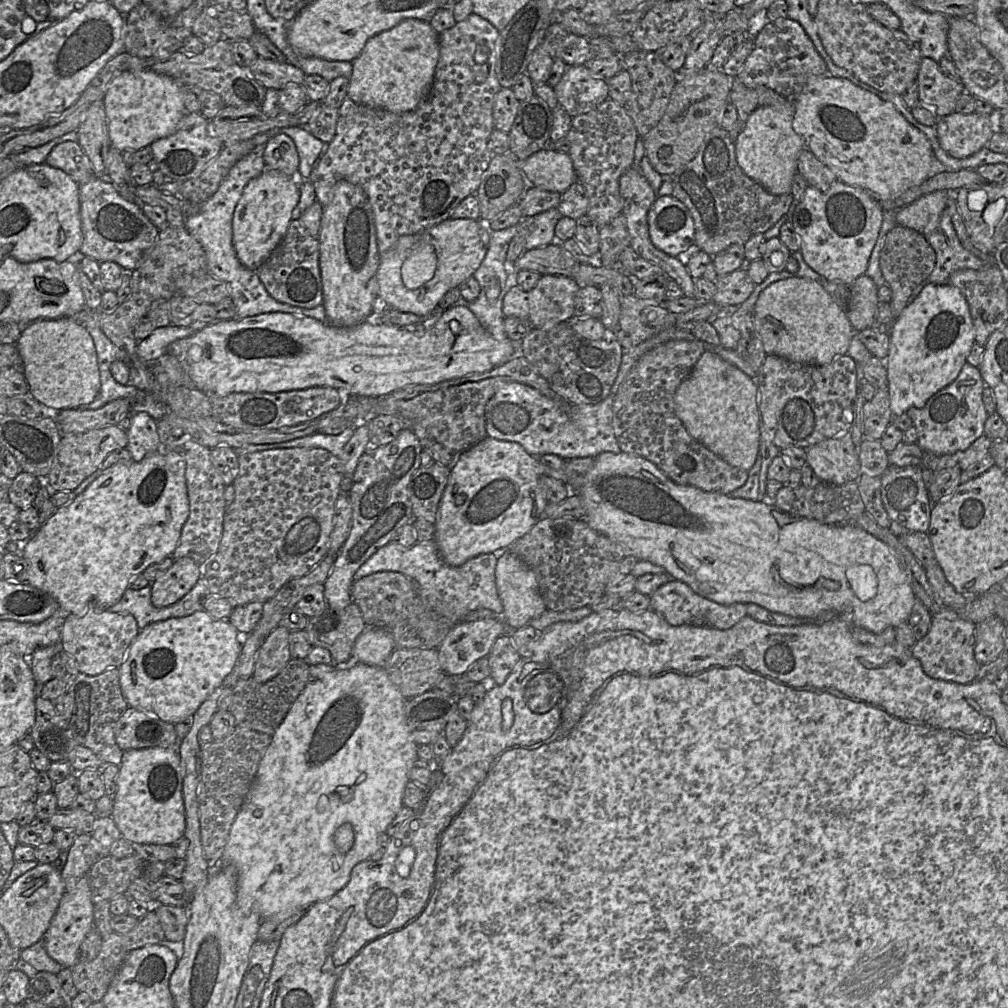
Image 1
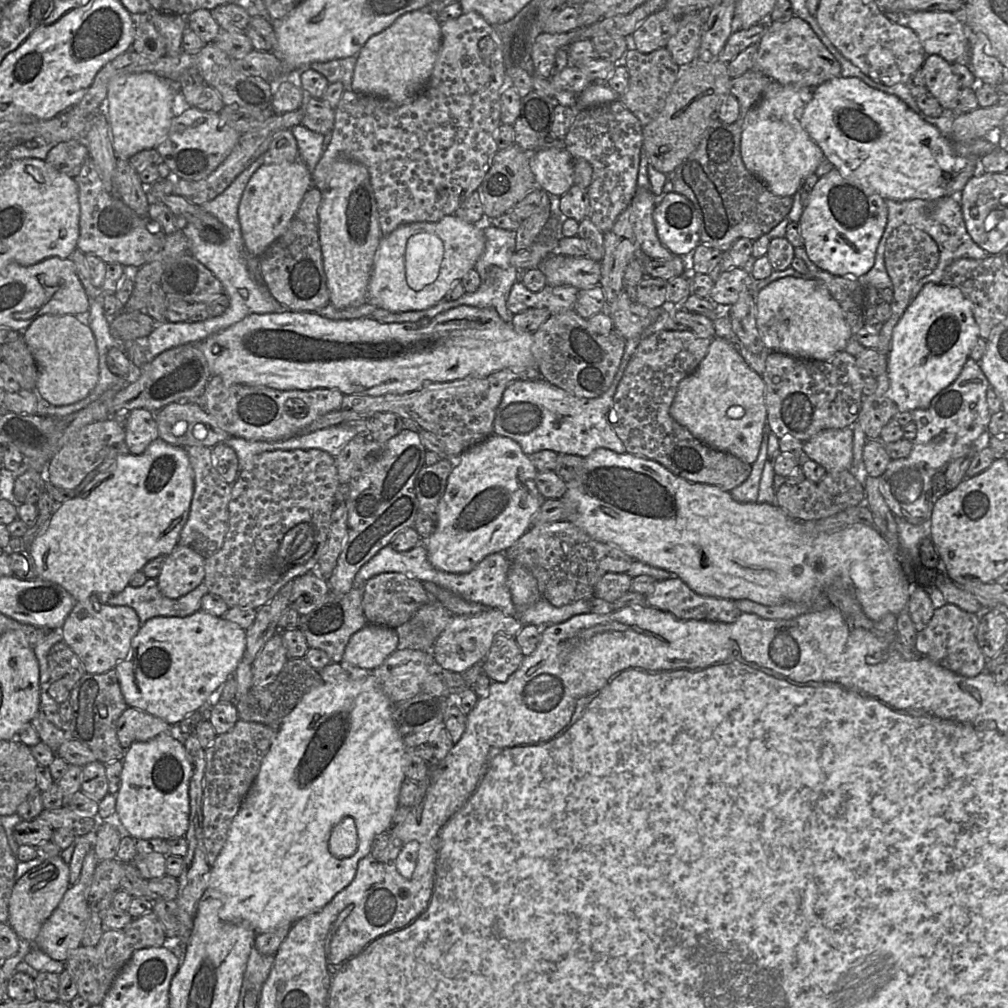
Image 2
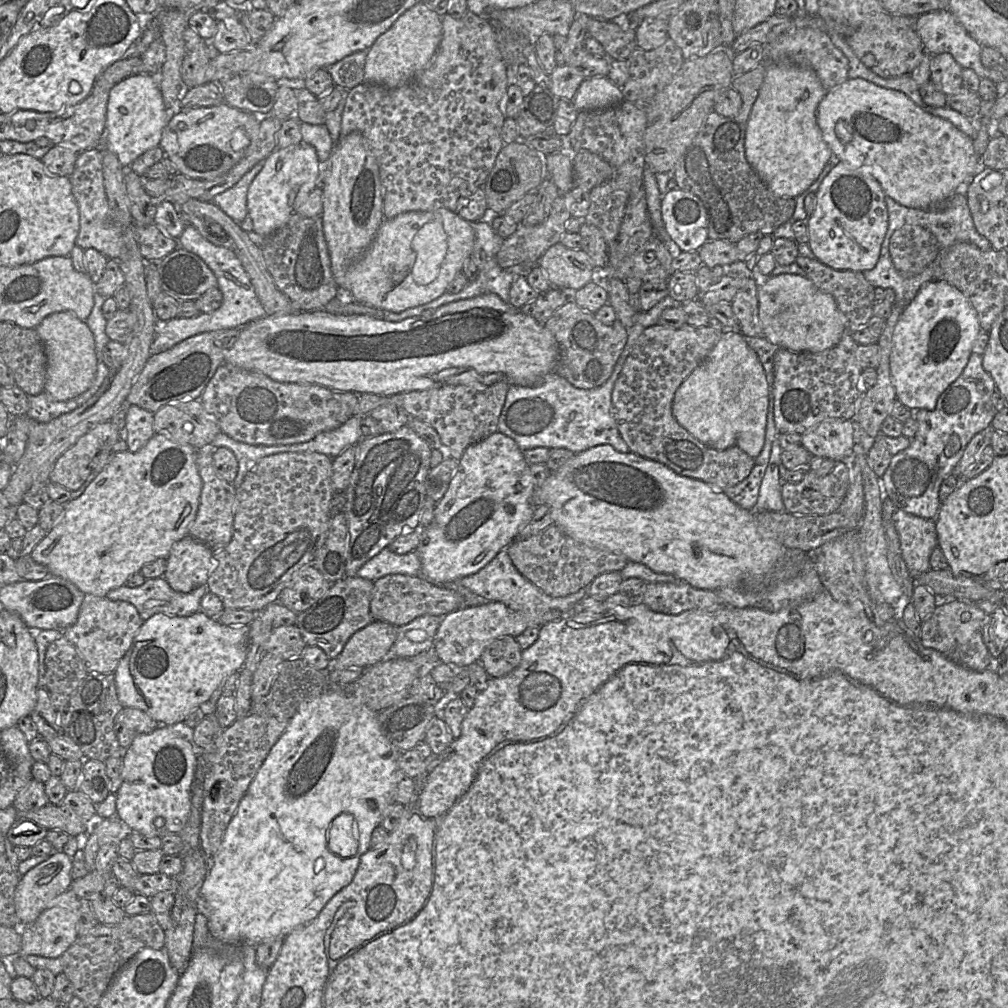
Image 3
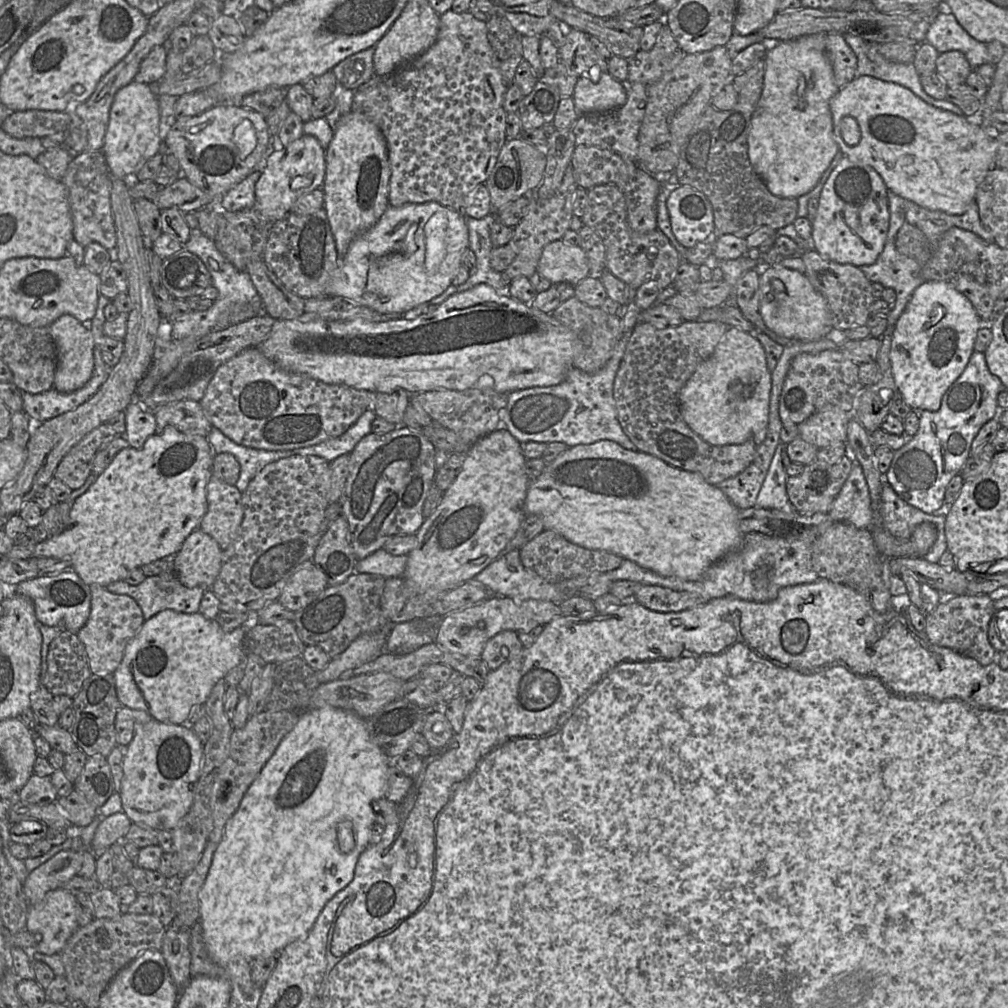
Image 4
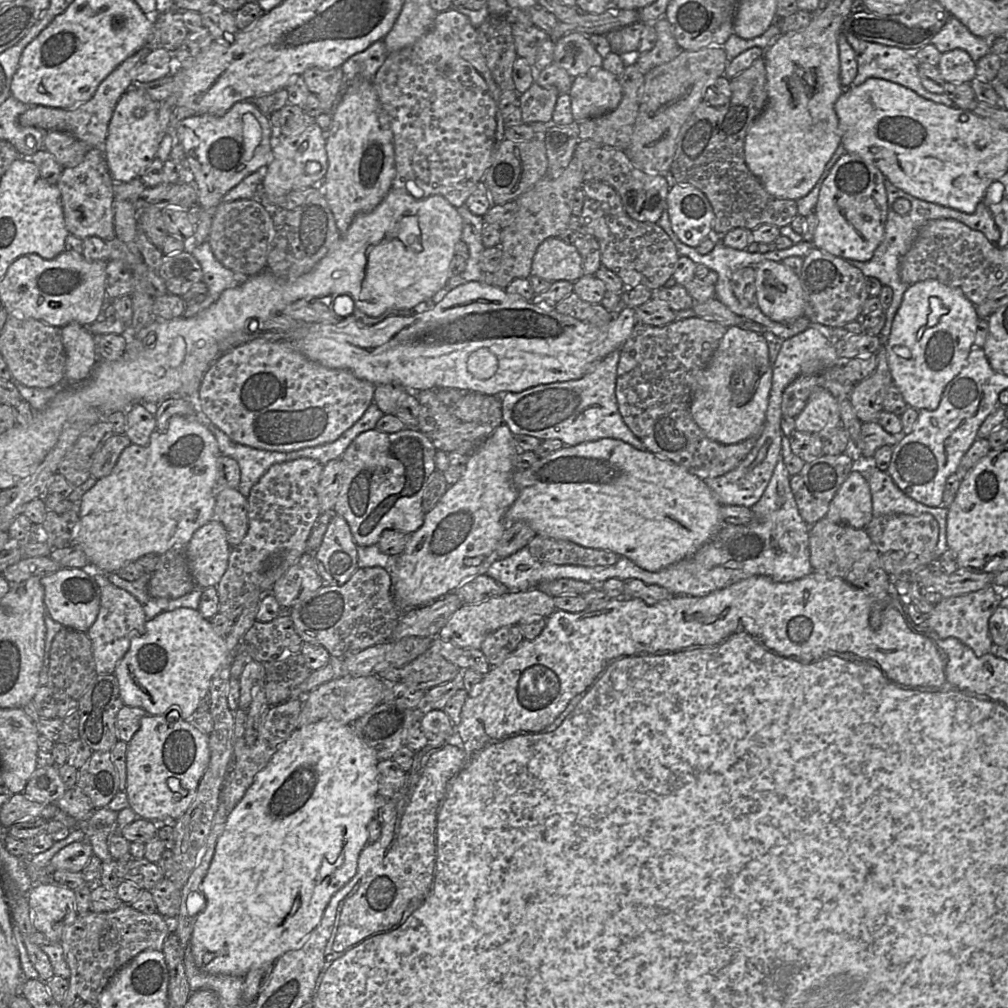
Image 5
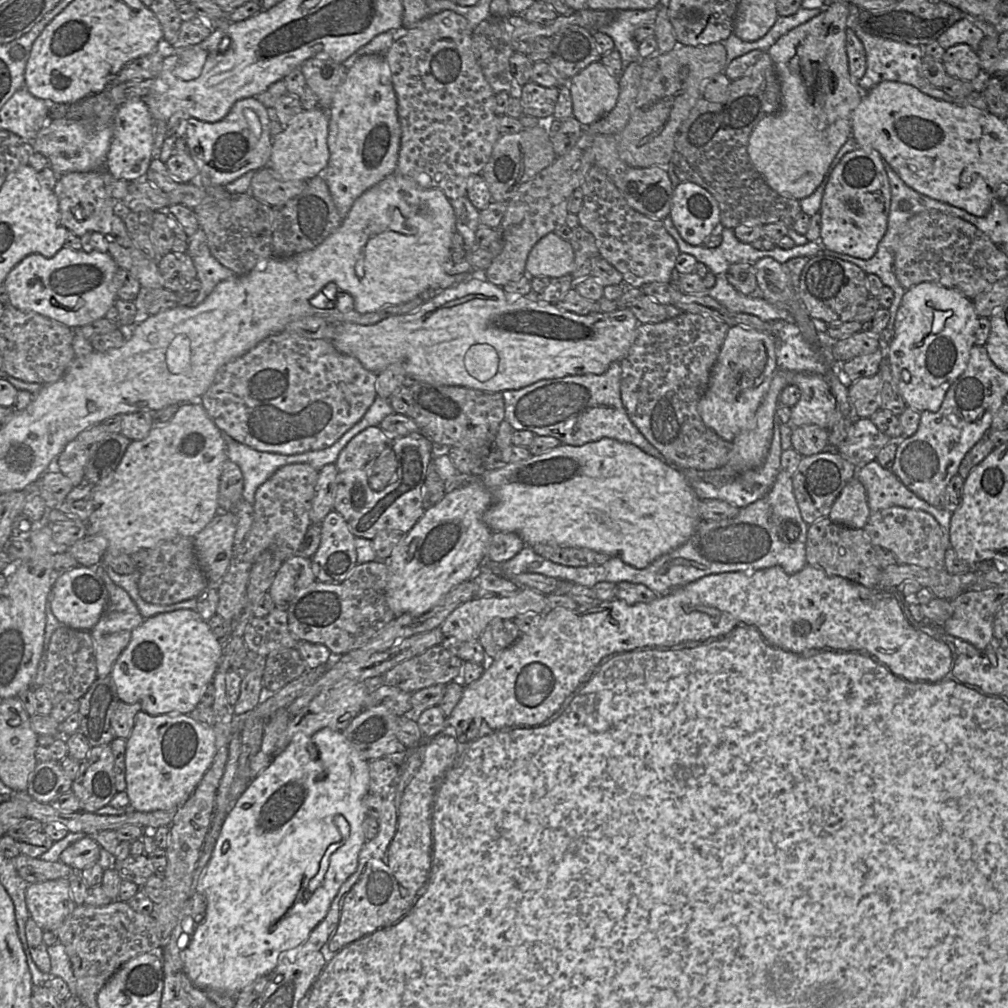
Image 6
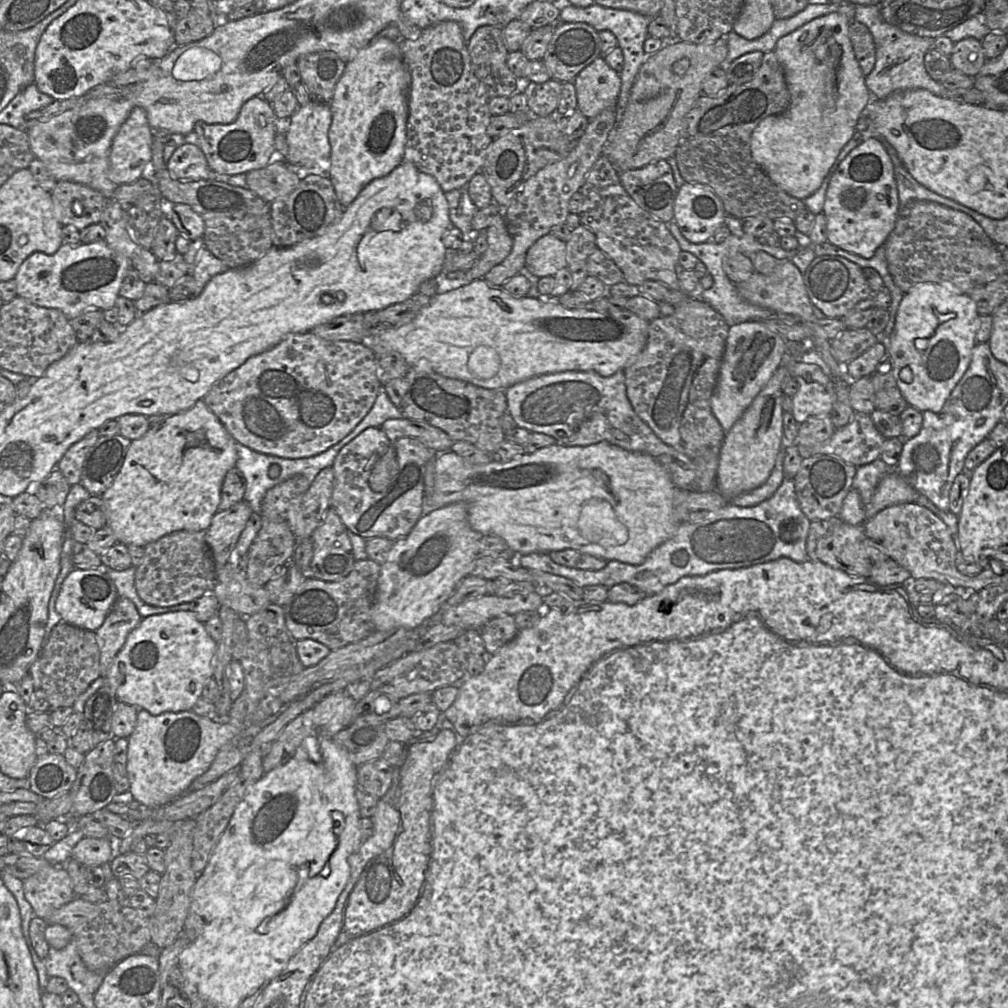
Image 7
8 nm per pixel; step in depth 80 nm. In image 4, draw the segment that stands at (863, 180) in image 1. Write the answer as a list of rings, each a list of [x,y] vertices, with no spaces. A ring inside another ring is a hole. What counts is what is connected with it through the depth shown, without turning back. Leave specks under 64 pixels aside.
[[[861,76],[853,79],[847,85],[839,88],[839,91],[830,100],[830,111],[832,114],[833,121],[833,135],[834,140],[838,144],[839,151],[844,157],[849,158],[851,161],[856,163],[862,163],[872,167],[882,178],[885,186],[888,190],[894,194],[915,203],[916,205],[926,208],[928,210],[941,211],[952,215],[963,214],[970,203],[974,201],[977,186],[984,178],[986,173],[995,167],[995,155],[997,149],[997,143],[995,136],[990,136],[986,131],[979,125],[968,122],[965,115],[956,115],[953,112],[946,111],[940,108],[936,108],[921,98],[916,96],[911,90],[892,82],[886,82],[871,76]],[[844,117],[852,117],[857,122],[860,130],[860,140],[856,145],[846,144],[840,136],[839,124]]]

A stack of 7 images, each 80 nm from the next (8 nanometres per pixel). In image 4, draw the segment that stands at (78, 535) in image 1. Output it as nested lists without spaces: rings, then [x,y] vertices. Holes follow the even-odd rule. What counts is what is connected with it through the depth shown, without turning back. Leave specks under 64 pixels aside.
[[[171,425],[166,426],[161,434],[149,436],[140,449],[134,449],[129,446],[122,449],[114,456],[108,467],[96,478],[87,491],[74,501],[69,513],[67,527],[60,534],[48,537],[44,541],[37,543],[32,557],[67,559],[72,564],[72,570],[77,573],[85,584],[90,586],[93,583],[97,583],[106,587],[112,582],[125,580],[130,572],[136,568],[141,568],[143,565],[167,556],[174,556],[180,550],[185,539],[198,528],[203,516],[207,512],[206,486],[212,475],[214,455],[215,453],[206,437],[183,434]]]

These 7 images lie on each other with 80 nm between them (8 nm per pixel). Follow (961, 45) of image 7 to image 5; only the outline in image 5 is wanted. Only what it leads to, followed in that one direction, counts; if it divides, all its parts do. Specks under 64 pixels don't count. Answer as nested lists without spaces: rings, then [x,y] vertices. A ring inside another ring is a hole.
[[[962,49],[942,53],[937,66],[947,83],[970,83],[976,77],[976,62]]]

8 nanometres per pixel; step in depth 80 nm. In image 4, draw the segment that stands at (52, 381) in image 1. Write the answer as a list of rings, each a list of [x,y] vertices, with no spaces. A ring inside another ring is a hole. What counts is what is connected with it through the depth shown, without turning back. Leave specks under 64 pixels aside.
[[[64,314],[49,326],[57,353],[53,388],[61,393],[71,393],[82,388],[91,378],[94,366],[94,339],[91,330],[87,329],[77,318]]]

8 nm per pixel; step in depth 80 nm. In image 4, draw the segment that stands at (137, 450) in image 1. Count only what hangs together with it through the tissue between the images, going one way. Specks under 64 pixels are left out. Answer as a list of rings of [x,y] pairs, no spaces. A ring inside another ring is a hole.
[[[129,403],[125,412],[125,433],[120,436],[127,440],[129,447],[140,449],[149,436],[155,434],[155,417],[144,412],[137,403]]]

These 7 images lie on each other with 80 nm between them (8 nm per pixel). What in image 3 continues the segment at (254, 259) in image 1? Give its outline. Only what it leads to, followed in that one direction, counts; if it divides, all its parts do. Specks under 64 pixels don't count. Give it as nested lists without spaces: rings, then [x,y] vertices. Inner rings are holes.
[[[301,142],[284,149],[276,148],[264,160],[260,173],[252,181],[247,194],[248,217],[252,222],[252,234],[264,239],[288,222],[294,215],[303,199],[316,187],[321,187],[323,166],[318,160],[313,146]]]

